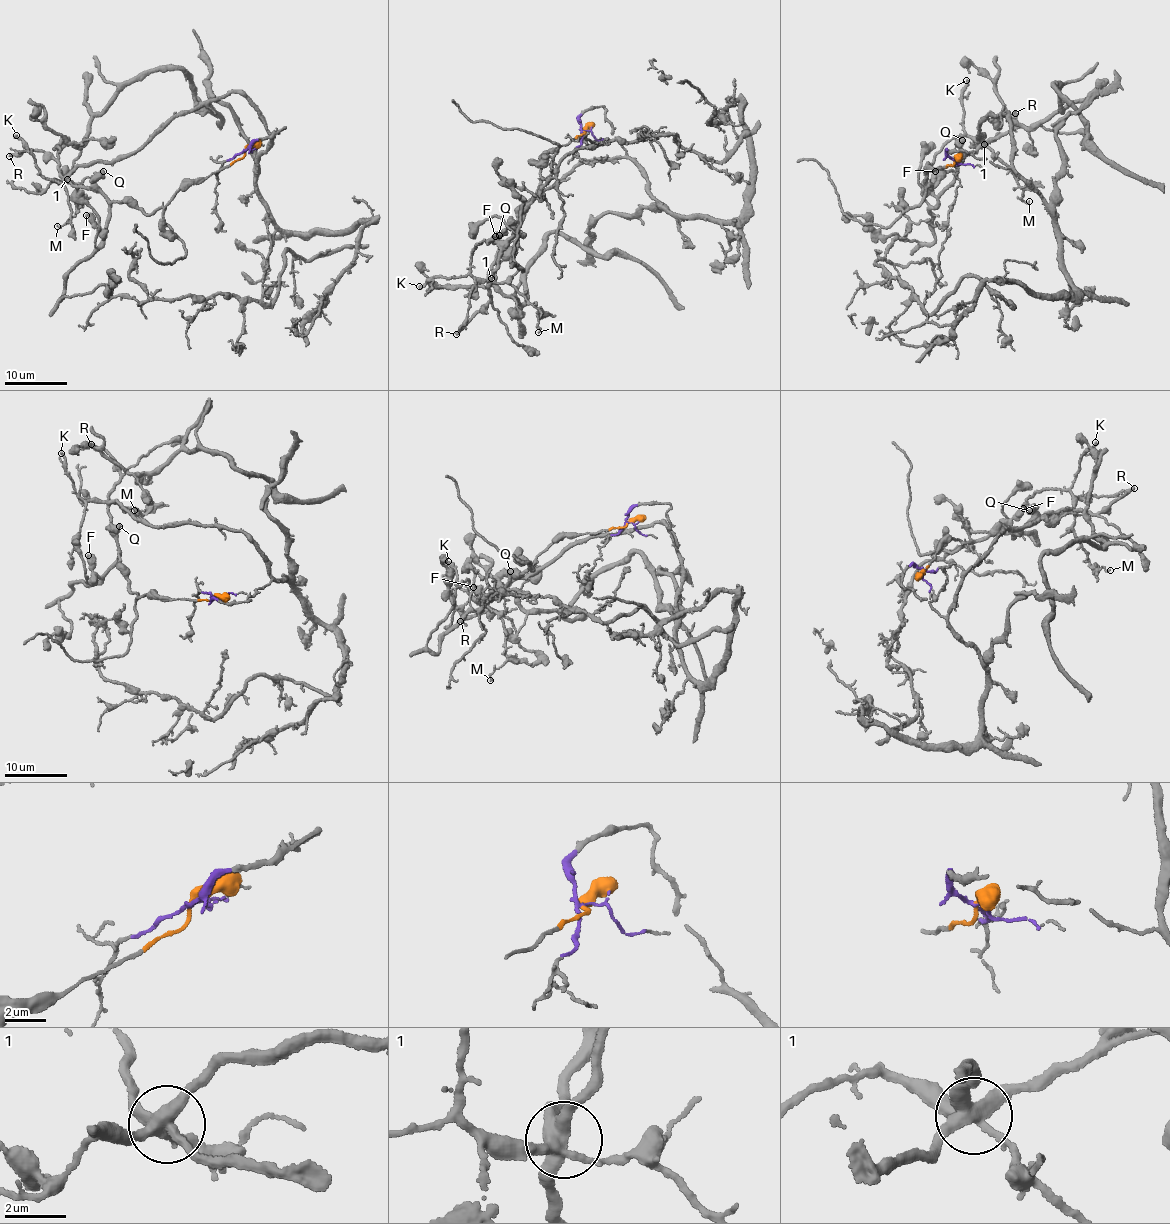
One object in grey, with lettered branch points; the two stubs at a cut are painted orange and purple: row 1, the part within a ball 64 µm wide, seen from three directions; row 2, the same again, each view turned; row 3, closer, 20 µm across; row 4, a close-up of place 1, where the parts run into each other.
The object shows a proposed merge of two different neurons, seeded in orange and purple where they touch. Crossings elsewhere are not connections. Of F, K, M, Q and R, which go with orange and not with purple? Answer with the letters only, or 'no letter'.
F, Q, R

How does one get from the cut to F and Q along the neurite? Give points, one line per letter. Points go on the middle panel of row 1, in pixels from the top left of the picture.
F: (584, 130), (568, 144), (545, 150), (535, 199), (519, 215), (517, 234), (522, 237), (507, 228), (494, 236)
Q: (584, 130), (568, 144), (545, 150), (535, 199), (519, 215), (516, 232), (498, 242), (499, 234)

